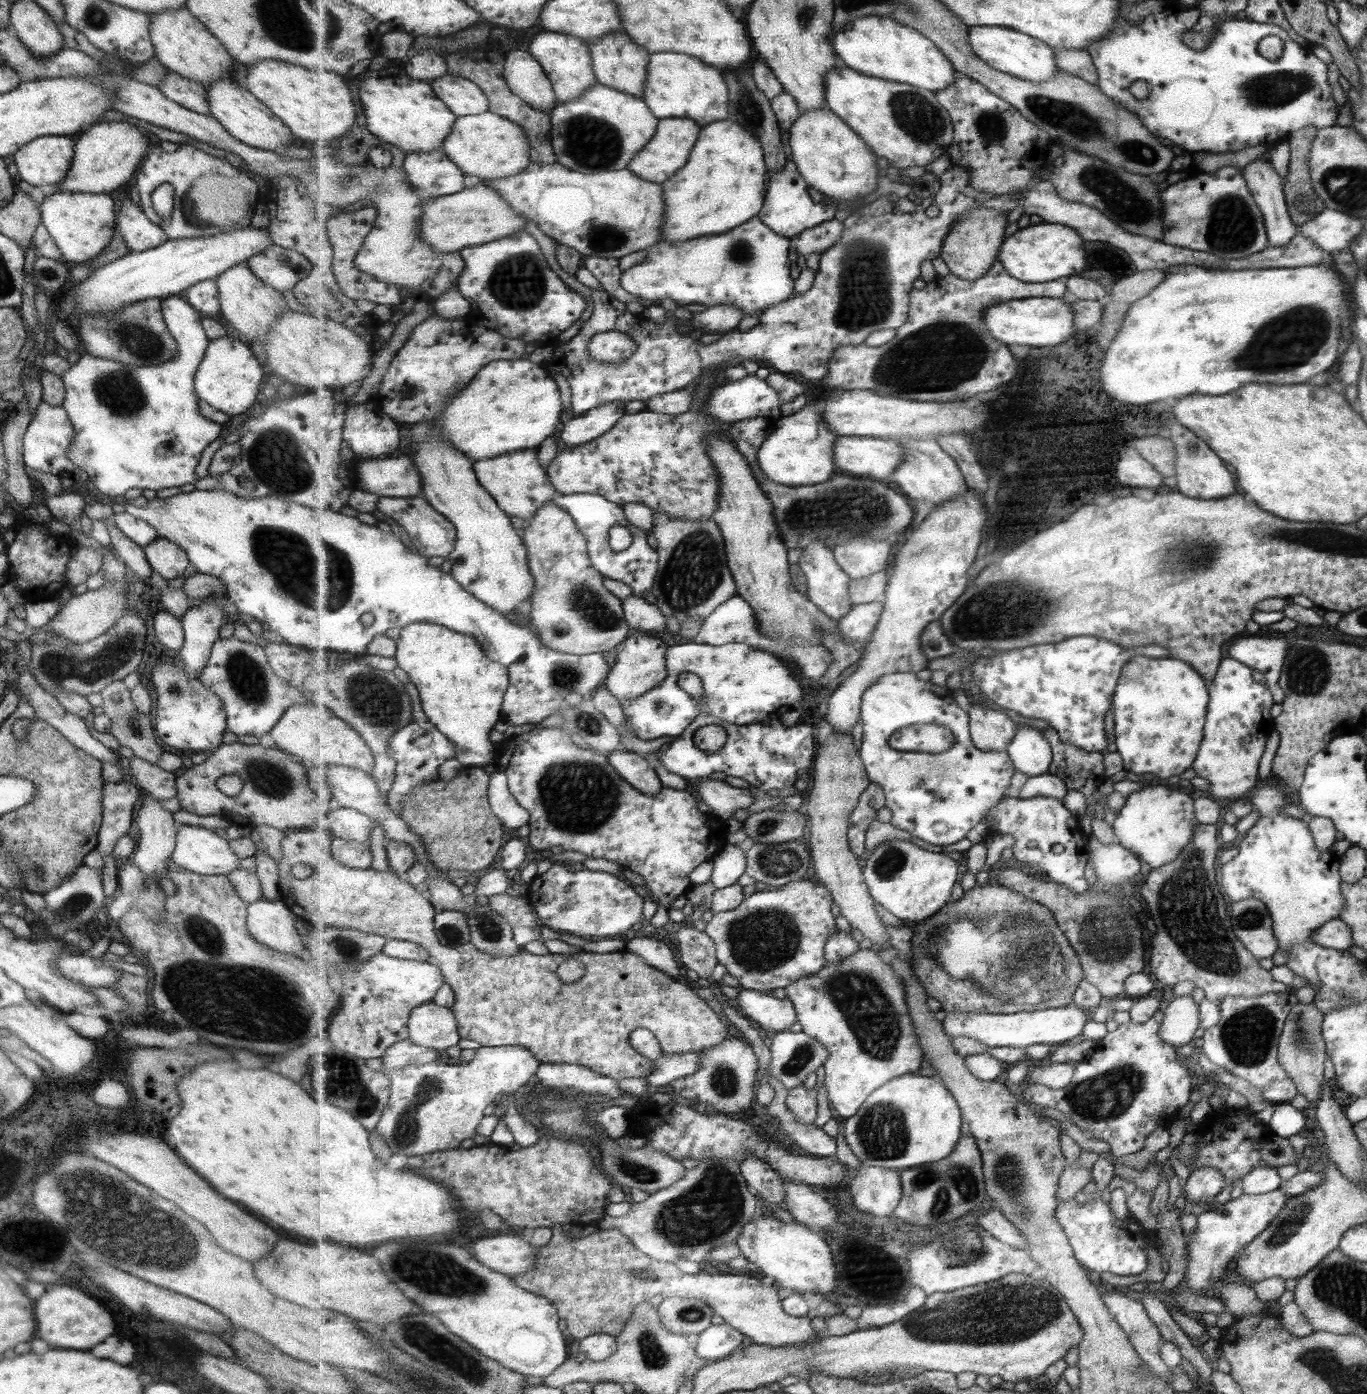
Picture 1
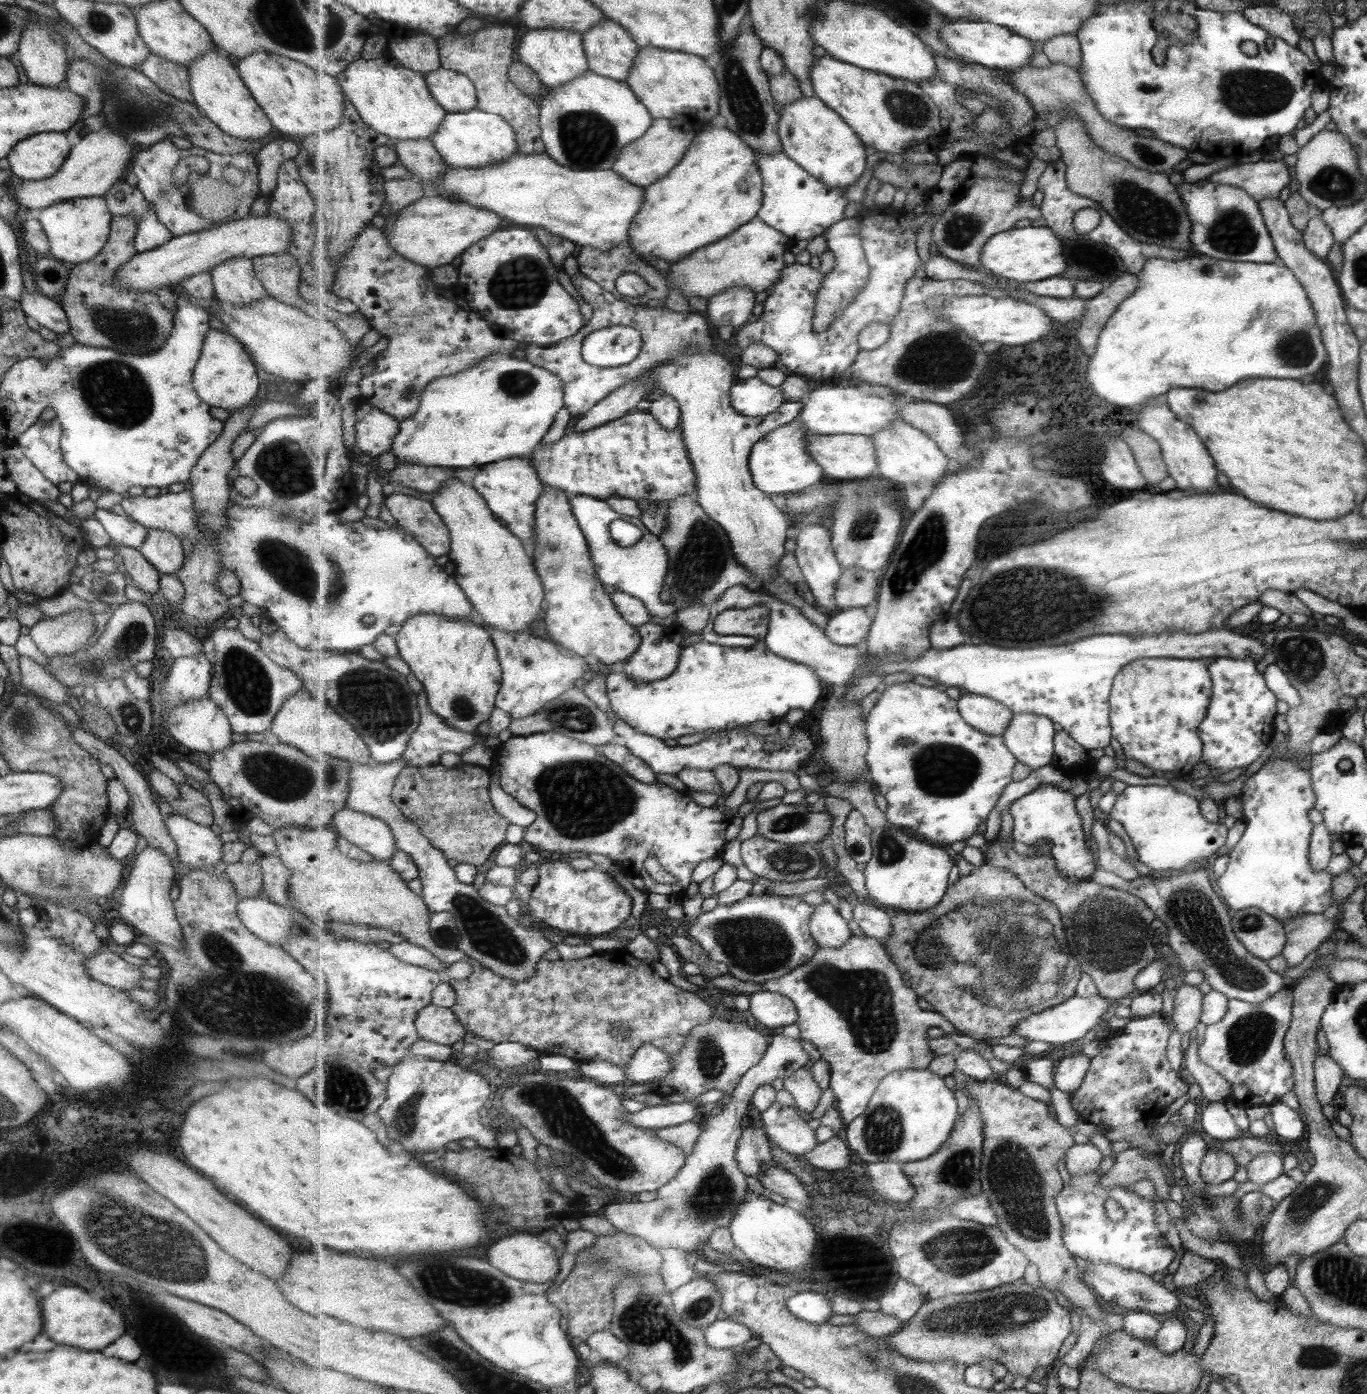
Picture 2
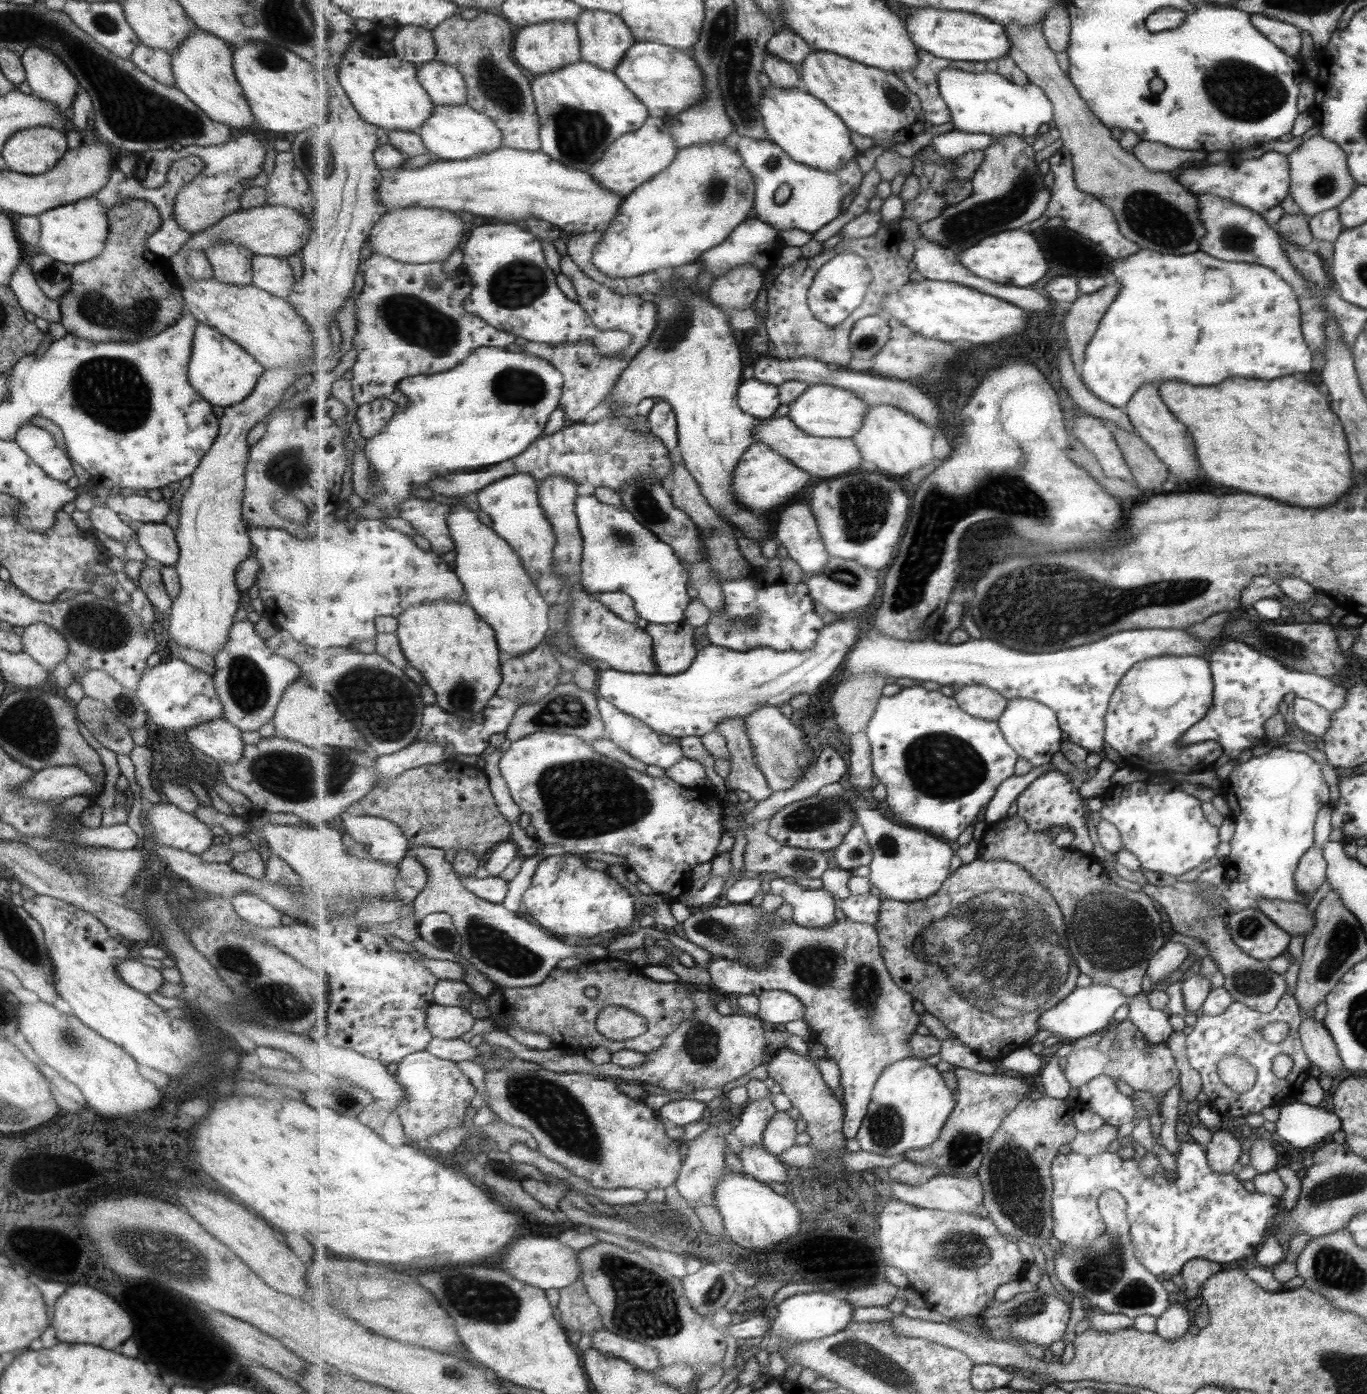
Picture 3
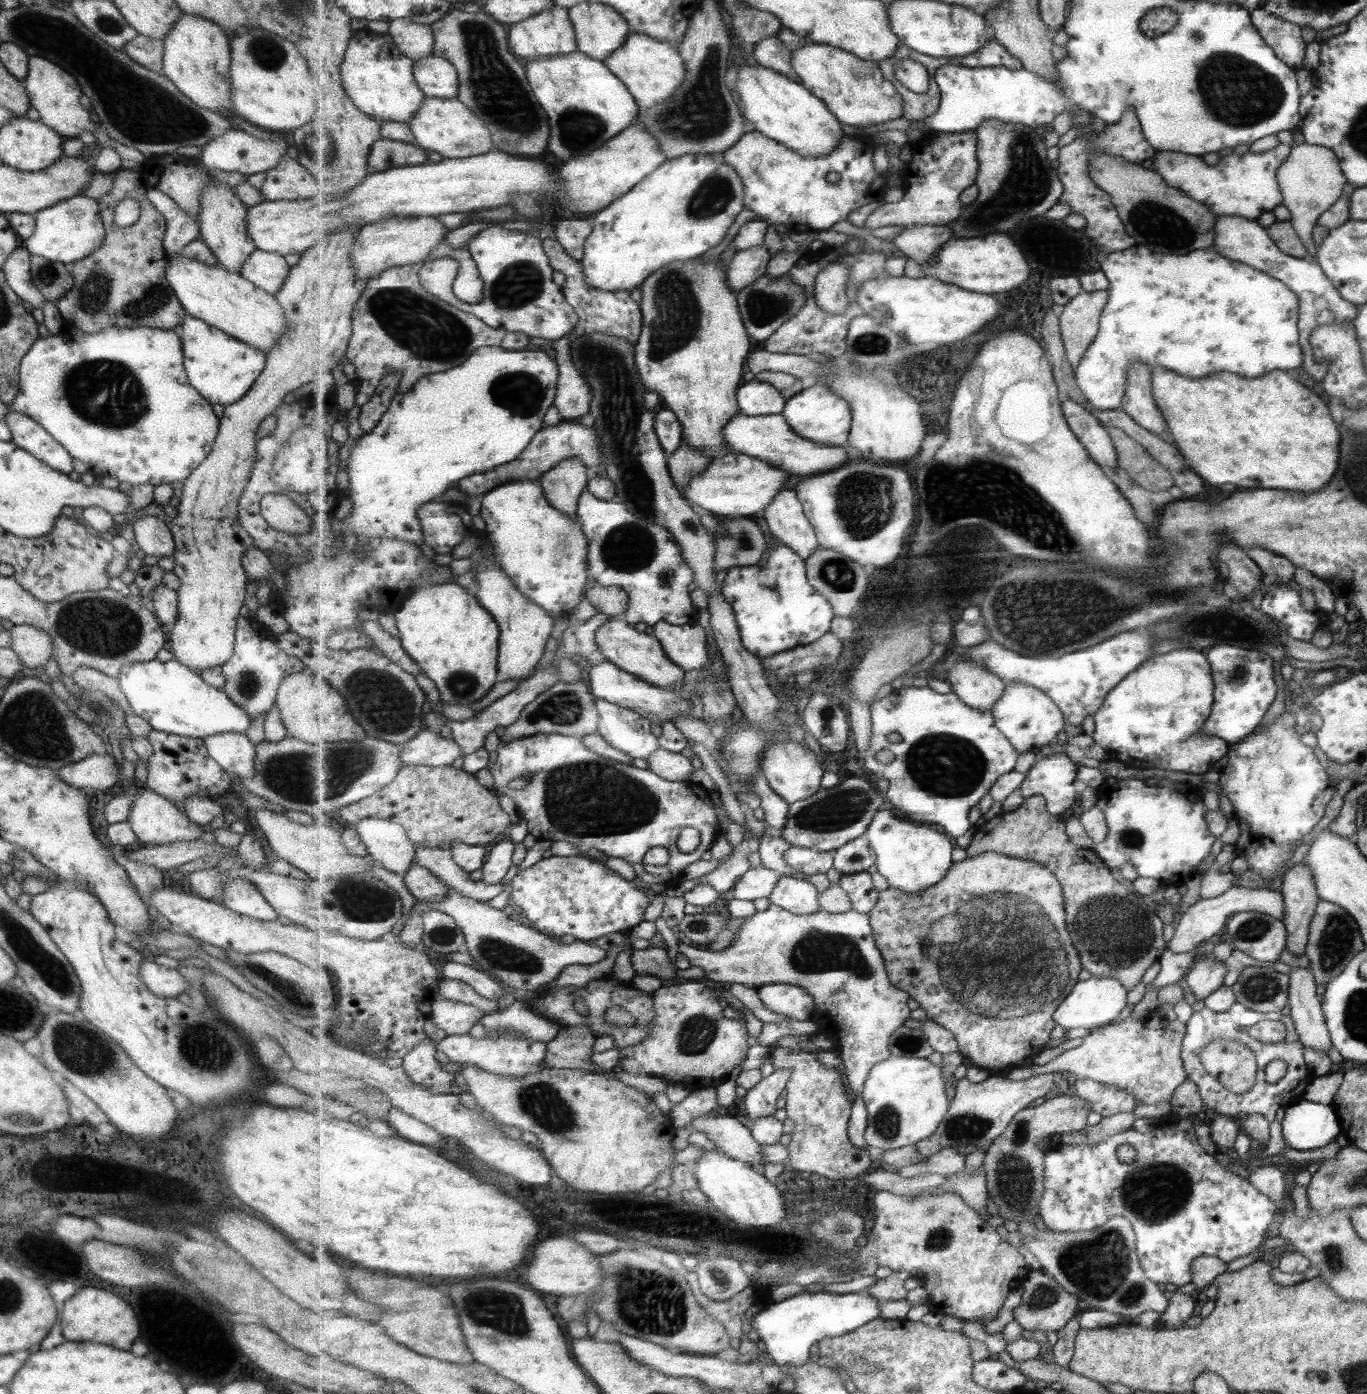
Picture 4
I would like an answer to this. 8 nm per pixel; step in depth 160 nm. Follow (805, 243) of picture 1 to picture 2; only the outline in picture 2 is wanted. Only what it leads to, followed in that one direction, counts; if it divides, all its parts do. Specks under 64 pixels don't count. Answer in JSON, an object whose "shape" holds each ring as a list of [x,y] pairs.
{"shape":[[[856,217],[843,219],[831,226],[825,233],[825,239],[829,243],[828,250],[831,250],[836,257],[836,266],[824,280],[821,291],[815,295],[816,310],[813,325],[819,332],[829,329],[836,316],[844,311],[849,303],[853,303],[857,294],[861,294],[861,290],[865,290],[871,268],[865,255],[865,248],[863,248],[861,225]]]}

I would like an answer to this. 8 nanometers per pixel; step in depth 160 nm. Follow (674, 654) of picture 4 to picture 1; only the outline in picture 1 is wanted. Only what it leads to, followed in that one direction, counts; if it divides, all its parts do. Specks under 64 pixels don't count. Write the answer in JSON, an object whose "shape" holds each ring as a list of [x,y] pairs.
{"shape":[[[646,630],[636,631],[619,648],[616,663],[612,666],[606,680],[610,693],[619,701],[643,696],[643,694],[647,694],[650,690],[663,684],[667,678],[667,660],[665,660],[667,644],[664,644],[663,640],[651,636],[651,633]]]}

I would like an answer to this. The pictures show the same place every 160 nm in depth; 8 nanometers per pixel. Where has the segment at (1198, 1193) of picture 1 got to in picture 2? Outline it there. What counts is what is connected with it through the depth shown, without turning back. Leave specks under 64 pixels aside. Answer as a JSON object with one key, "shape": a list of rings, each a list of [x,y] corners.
{"shape":[[[1207,1149],[1203,1155],[1199,1173],[1203,1183],[1207,1185],[1221,1185],[1229,1180],[1235,1172],[1235,1163],[1226,1150]]]}

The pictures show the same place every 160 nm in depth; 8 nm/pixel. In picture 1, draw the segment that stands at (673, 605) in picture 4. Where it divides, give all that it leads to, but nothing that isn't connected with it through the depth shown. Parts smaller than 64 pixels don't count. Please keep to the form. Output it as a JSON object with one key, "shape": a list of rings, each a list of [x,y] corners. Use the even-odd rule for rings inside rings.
{"shape":[[[557,494],[552,500],[555,505],[561,506],[565,511],[576,520],[579,530],[586,535],[588,540],[588,550],[593,566],[604,574],[606,578],[620,580],[627,584],[633,595],[636,597],[643,596],[645,592],[651,592],[654,588],[655,575],[658,573],[659,553],[655,548],[653,539],[645,530],[641,530],[631,521],[628,521],[623,507],[618,506],[614,502],[607,500],[599,494]],[[614,526],[626,527],[633,533],[633,542],[627,550],[615,552],[610,543],[610,530]]]}

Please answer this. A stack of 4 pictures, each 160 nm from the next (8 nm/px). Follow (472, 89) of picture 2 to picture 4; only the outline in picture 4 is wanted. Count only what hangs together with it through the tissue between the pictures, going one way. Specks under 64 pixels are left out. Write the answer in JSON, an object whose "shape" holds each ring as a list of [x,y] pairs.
{"shape":[[[434,54],[414,61],[414,75],[427,97],[458,98],[460,78],[454,63]]]}

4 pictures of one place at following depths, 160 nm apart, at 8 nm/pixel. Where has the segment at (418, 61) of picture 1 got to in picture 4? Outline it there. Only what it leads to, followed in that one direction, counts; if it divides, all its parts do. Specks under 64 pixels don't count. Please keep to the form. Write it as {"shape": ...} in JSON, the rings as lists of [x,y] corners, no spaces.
{"shape":[[[413,18],[397,19],[388,25],[388,32],[407,57],[416,61],[434,54],[436,40],[431,25],[417,23]]]}

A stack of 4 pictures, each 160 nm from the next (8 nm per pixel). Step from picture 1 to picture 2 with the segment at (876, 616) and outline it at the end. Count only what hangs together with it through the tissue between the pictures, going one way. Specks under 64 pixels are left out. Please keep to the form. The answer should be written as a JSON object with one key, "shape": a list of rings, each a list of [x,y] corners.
{"shape":[[[863,607],[842,609],[829,620],[826,635],[839,646],[858,647],[869,636],[873,619]]]}

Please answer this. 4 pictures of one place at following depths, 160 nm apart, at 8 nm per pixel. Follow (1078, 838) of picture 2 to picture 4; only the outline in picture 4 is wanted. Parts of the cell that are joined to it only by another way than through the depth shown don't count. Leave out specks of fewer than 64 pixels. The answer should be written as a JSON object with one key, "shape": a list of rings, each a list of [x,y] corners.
{"shape":[[[1063,750],[1041,758],[1028,773],[1021,786],[1022,795],[1027,799],[1037,795],[1044,796],[1051,814],[1059,816],[1077,804],[1081,794],[1075,790],[1077,785],[1075,762]]]}

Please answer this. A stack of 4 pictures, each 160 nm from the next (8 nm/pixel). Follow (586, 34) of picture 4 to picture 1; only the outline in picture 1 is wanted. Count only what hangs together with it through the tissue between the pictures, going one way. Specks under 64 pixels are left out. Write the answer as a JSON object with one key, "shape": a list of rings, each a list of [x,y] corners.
{"shape":[[[624,31],[606,34],[597,42],[593,42],[590,49],[594,58],[594,71],[599,83],[644,98],[652,55],[646,47],[636,43]]]}

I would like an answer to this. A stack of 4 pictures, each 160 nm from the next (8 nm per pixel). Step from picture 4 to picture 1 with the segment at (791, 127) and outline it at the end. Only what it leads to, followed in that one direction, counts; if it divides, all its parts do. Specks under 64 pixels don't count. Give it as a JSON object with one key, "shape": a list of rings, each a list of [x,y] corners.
{"shape":[[[828,106],[803,111],[790,131],[793,160],[809,185],[833,200],[859,200],[879,188],[879,156]]]}

